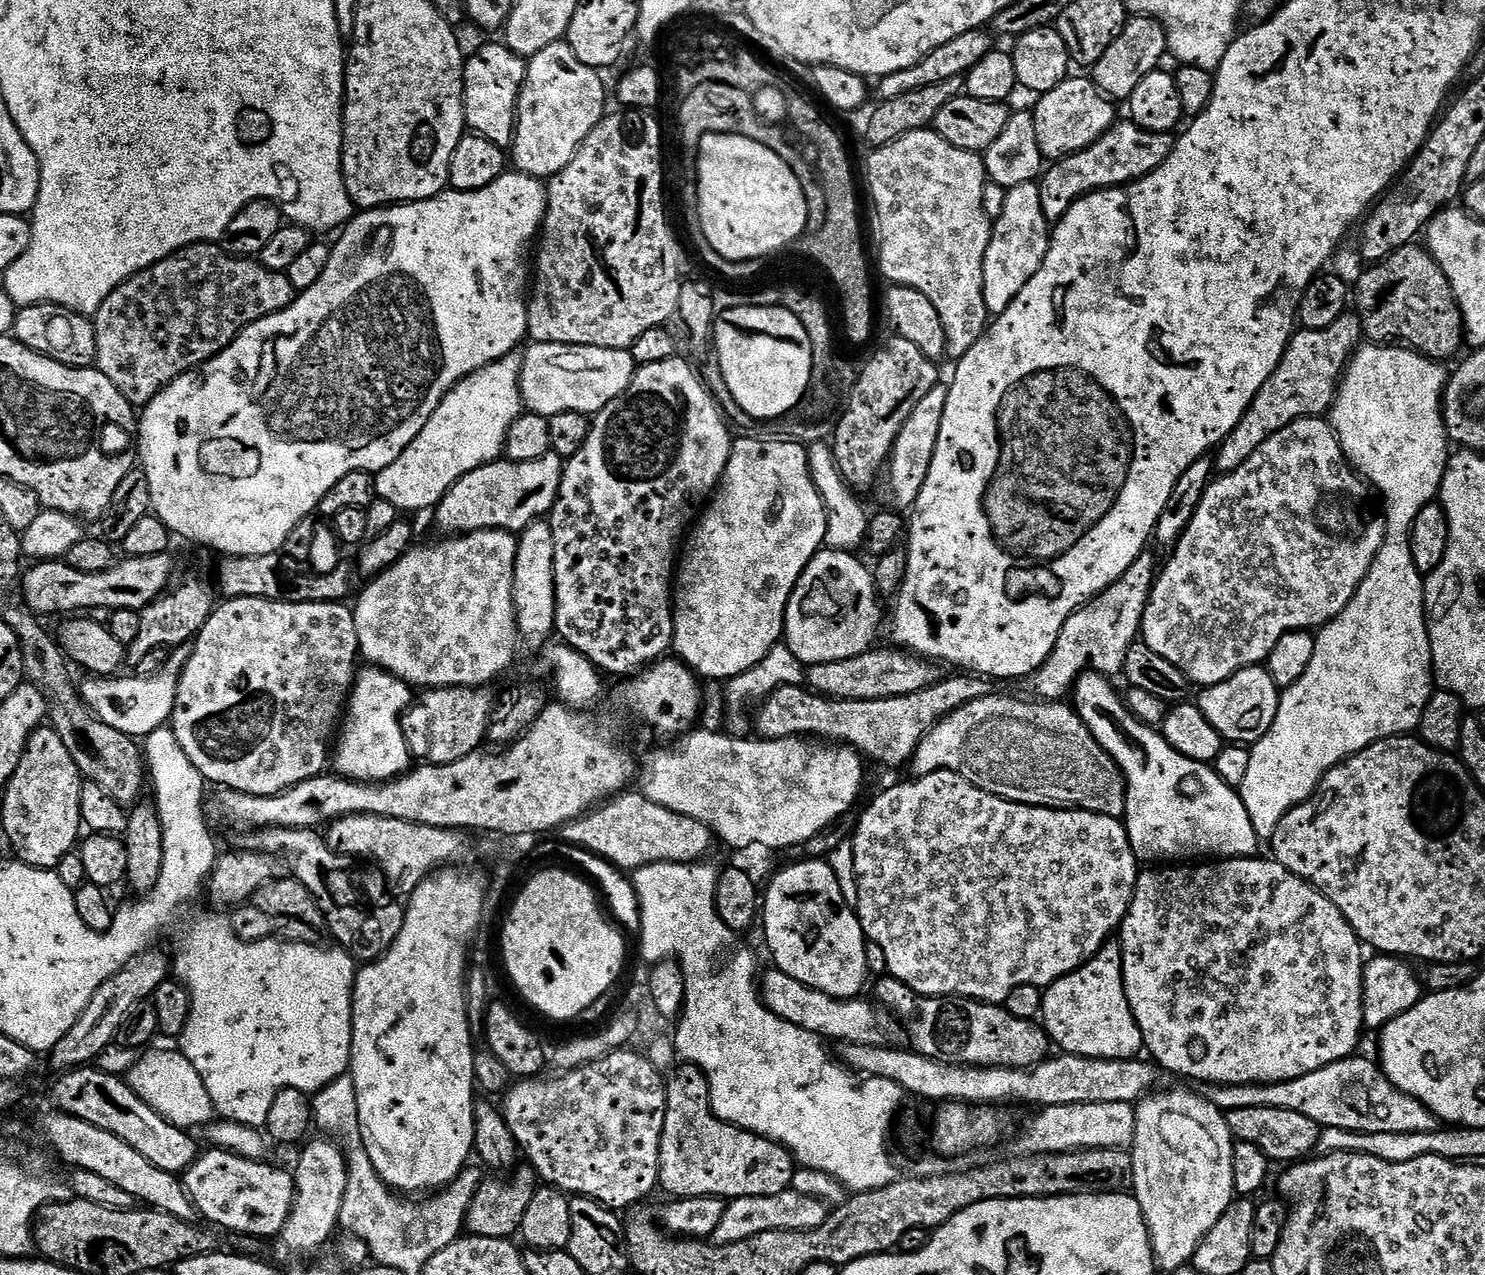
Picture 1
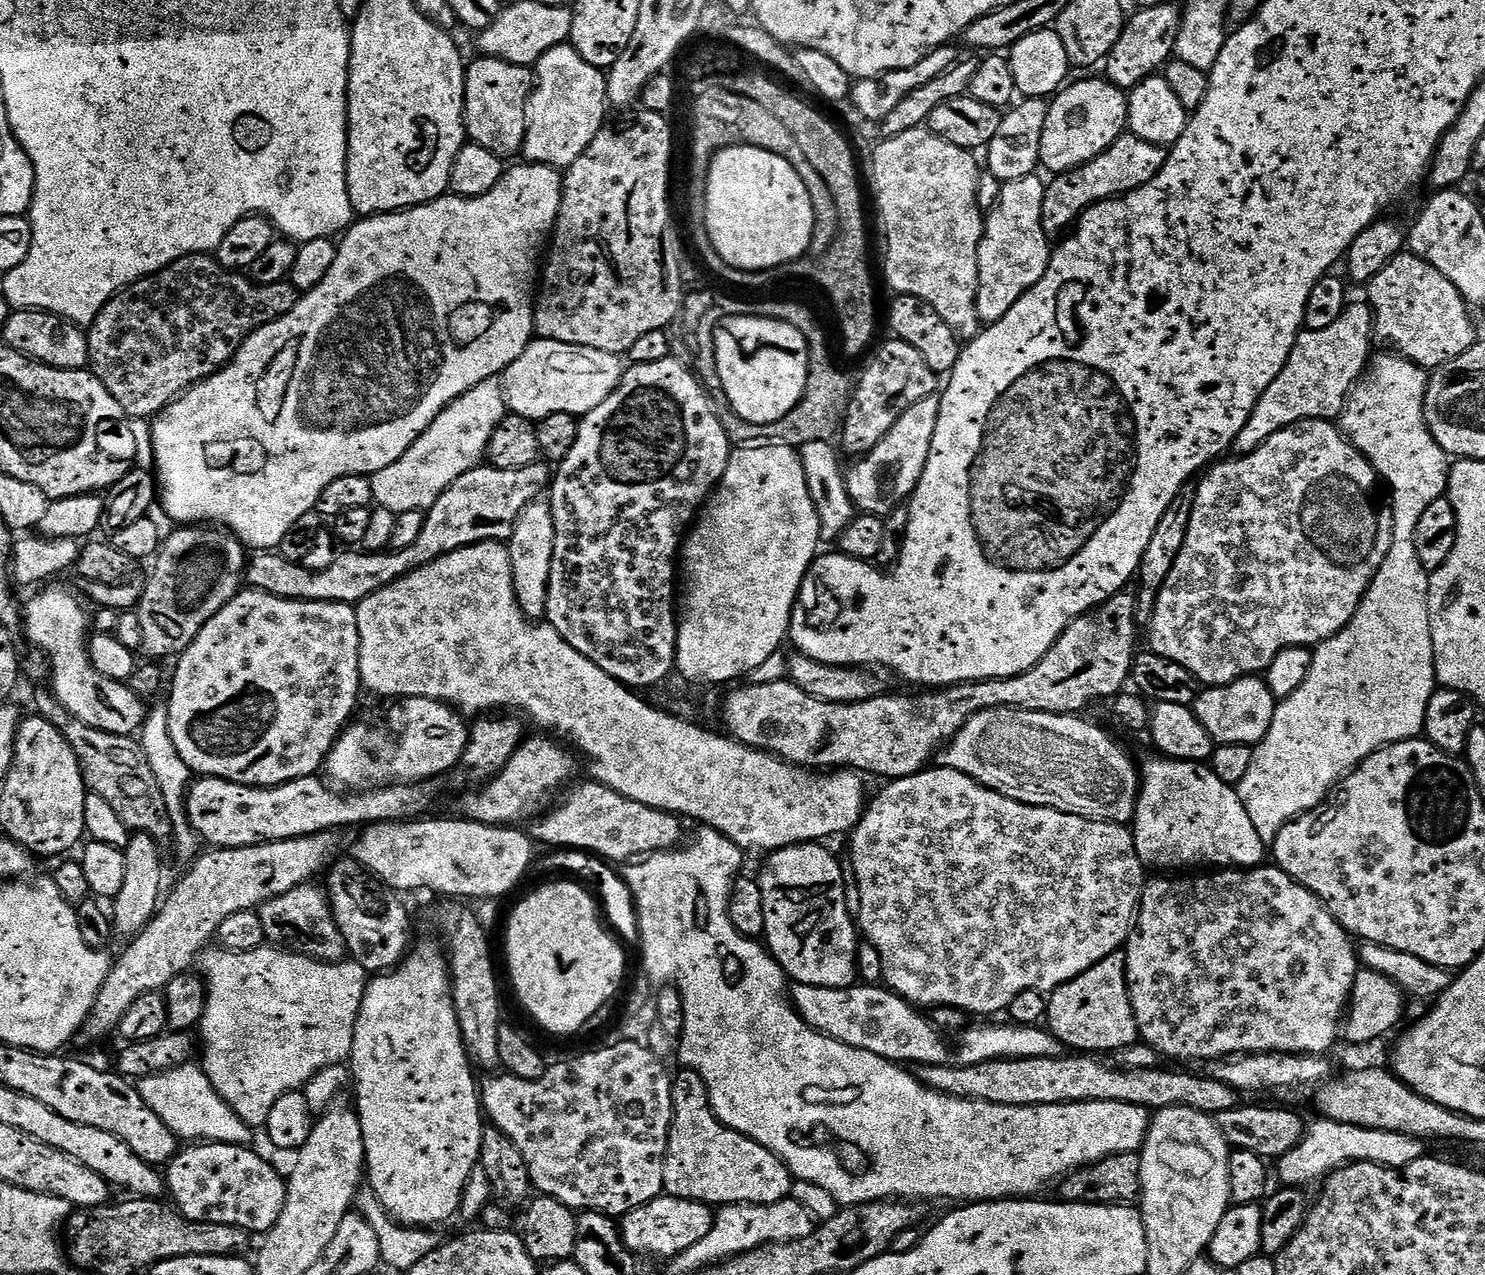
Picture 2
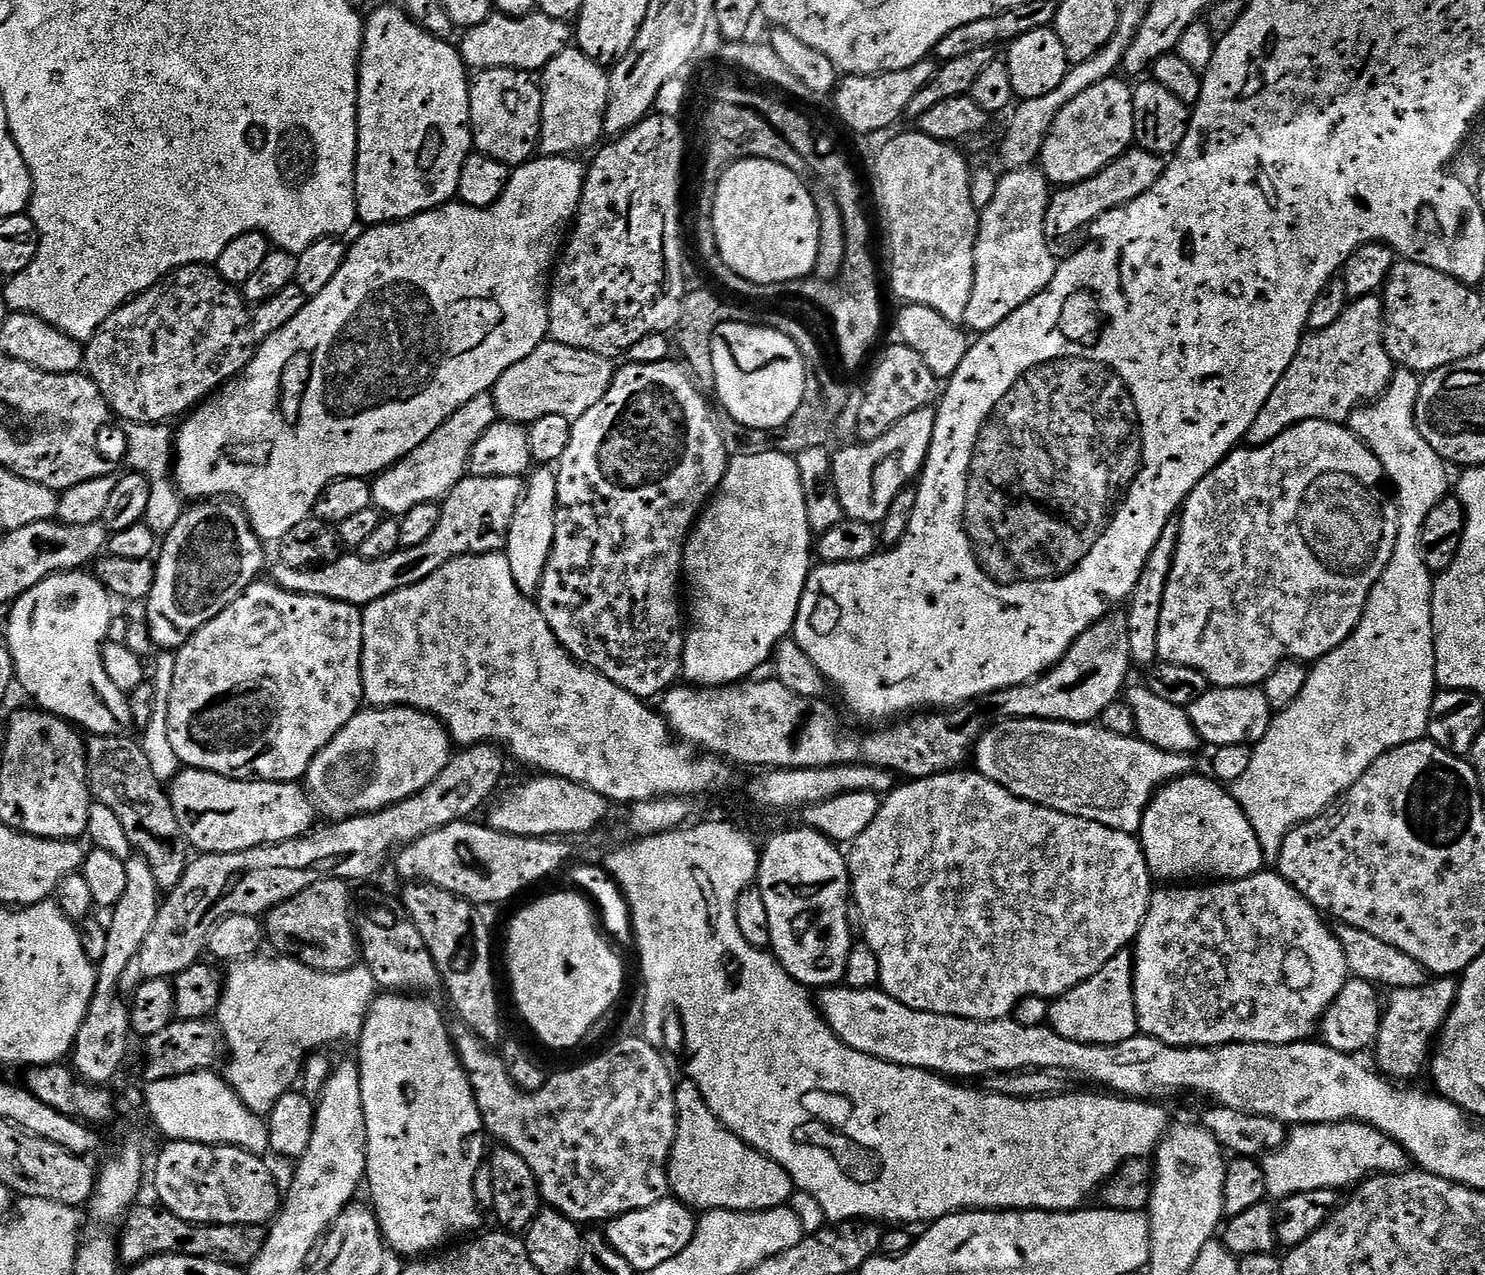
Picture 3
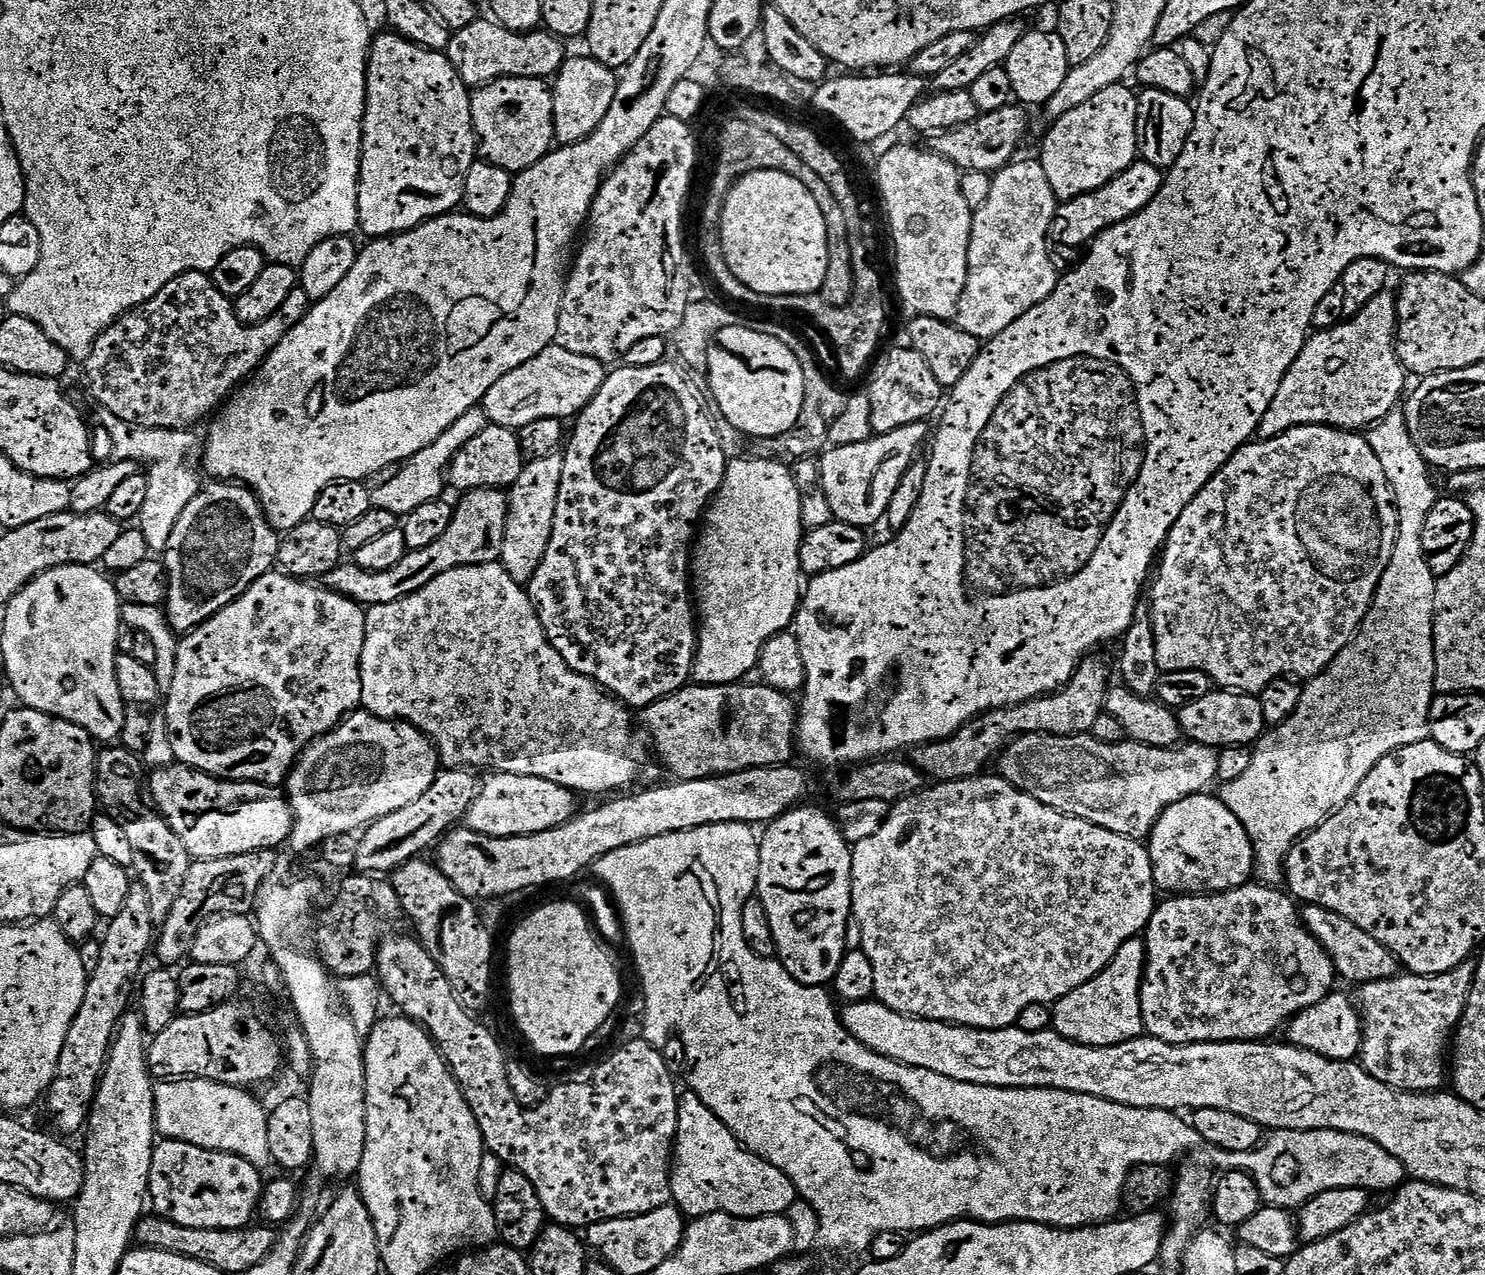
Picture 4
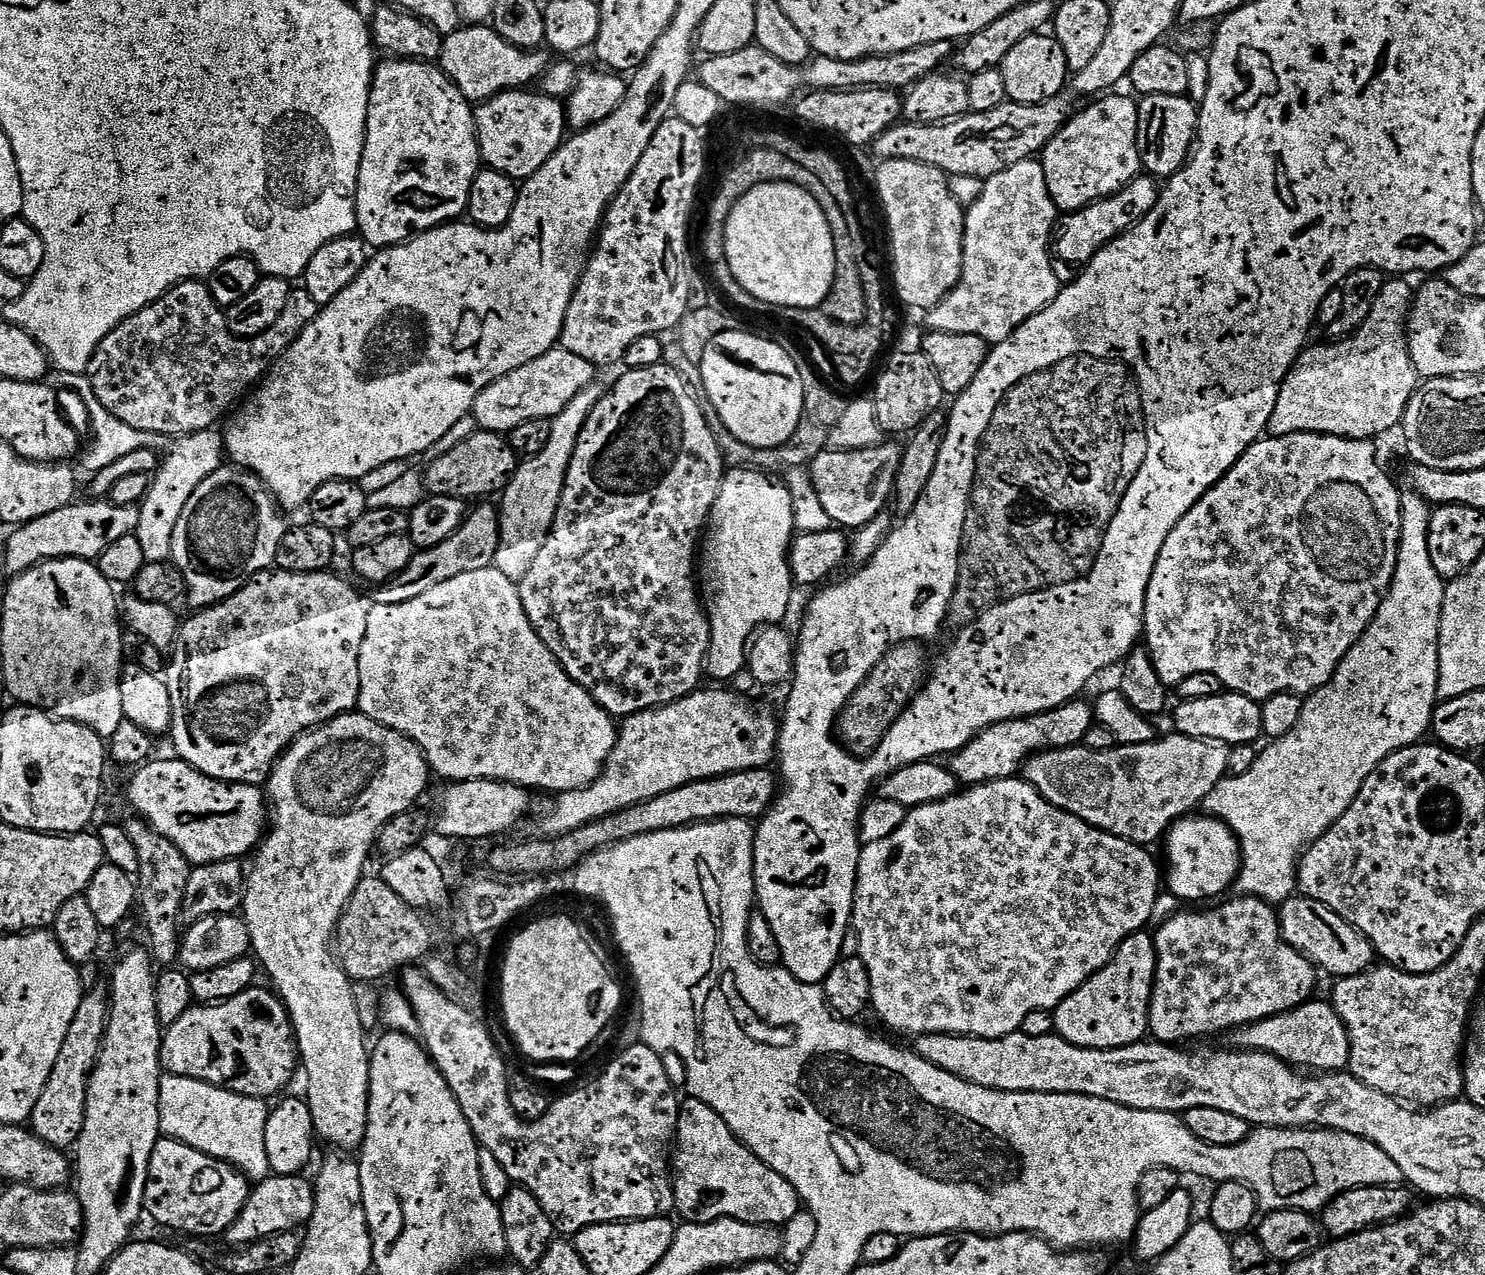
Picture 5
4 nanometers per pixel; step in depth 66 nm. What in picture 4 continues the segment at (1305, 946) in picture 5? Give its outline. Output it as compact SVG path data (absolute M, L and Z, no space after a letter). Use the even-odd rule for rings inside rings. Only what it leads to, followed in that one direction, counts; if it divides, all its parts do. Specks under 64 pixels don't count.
M1309 904L1303 907L1301 919L1308 932L1327 950L1327 954L1336 968L1336 973L1342 980L1352 982L1354 986L1361 986L1399 975L1400 963L1396 956L1386 950L1376 938L1347 921L1340 914L1334 914L1325 907Z

